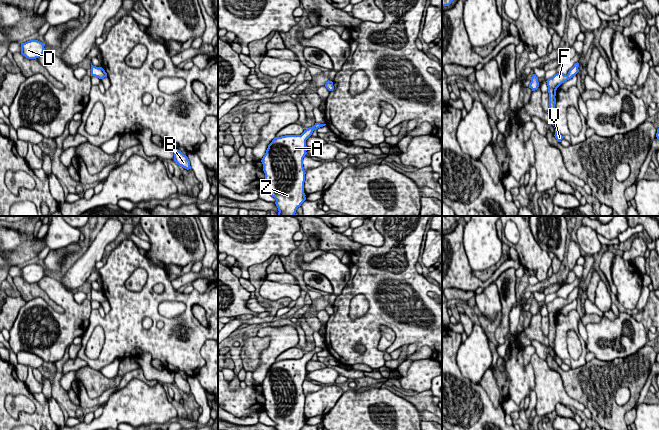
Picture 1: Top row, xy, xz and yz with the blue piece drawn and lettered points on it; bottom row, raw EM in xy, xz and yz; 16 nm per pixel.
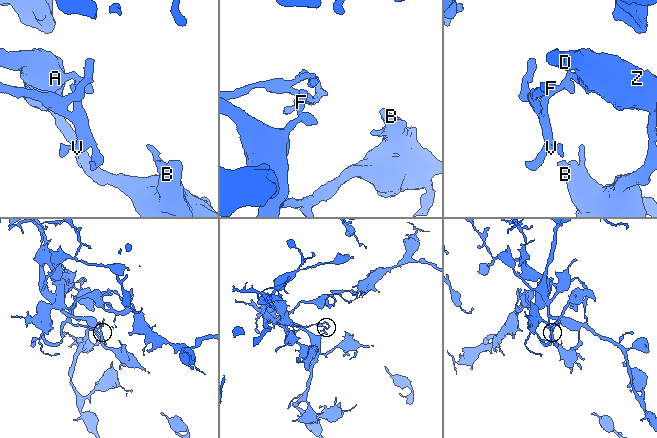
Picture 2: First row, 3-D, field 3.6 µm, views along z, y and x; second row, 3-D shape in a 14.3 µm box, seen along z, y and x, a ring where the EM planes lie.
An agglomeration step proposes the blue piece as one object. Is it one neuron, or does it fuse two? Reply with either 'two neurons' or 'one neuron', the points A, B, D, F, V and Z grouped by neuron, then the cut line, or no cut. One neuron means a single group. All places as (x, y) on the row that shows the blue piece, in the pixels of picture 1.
two neurons; groups A B D Z / F V; cut xz (315, 123), (319, 127)

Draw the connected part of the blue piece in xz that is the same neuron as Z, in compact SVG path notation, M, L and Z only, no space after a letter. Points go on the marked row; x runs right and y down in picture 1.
M315 123L301 135L275 137L261 160L265 187L276 199L278 216L294 216L306 200L303 158L307 154L306 140L318 128Z

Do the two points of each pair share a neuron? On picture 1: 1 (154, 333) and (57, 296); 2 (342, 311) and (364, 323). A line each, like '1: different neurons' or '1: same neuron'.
1: different neurons
2: same neuron

